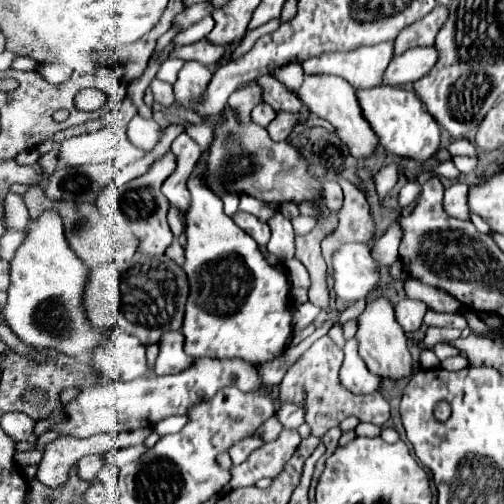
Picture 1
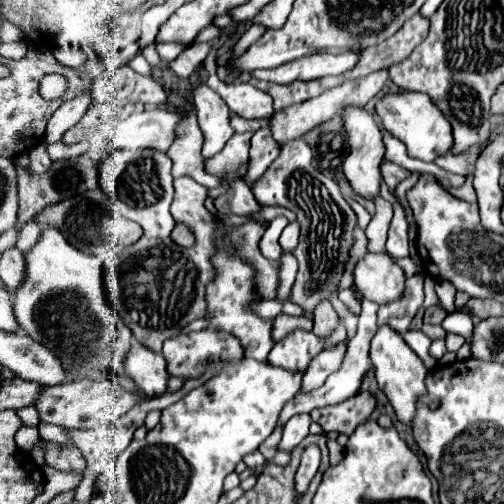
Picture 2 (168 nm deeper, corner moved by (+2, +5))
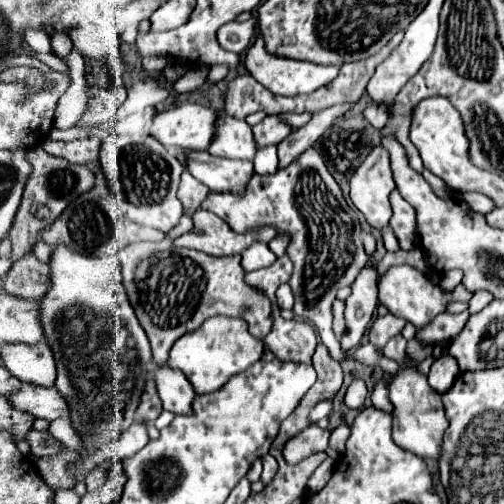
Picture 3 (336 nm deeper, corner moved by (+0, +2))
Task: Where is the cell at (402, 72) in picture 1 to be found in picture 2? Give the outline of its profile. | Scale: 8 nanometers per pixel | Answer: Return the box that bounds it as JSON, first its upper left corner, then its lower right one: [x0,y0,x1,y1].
[270,70,388,144]

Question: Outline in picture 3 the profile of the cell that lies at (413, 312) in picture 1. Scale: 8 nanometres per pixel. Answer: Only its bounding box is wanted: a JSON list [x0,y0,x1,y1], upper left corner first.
[368,315,406,349]

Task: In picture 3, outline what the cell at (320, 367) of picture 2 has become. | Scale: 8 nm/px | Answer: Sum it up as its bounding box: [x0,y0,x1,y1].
[342,263,378,351]

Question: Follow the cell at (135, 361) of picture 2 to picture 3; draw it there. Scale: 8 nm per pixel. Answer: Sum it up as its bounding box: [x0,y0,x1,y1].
[156,367,196,415]

